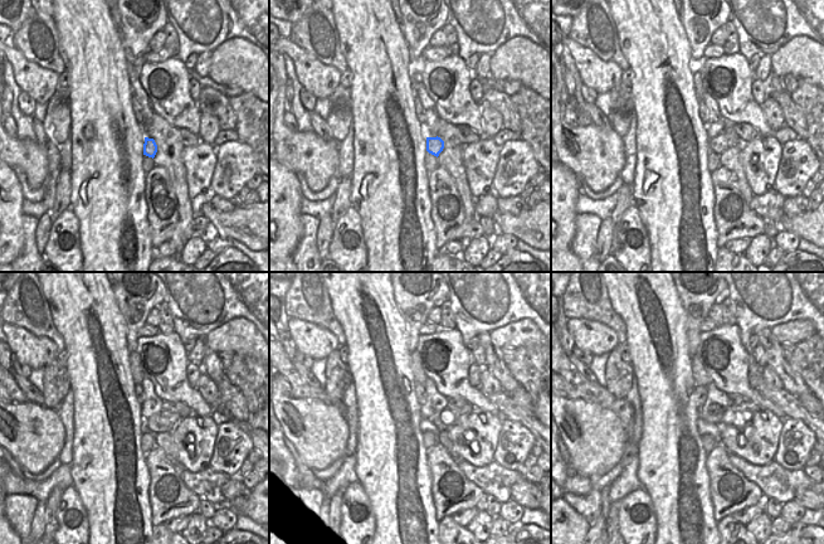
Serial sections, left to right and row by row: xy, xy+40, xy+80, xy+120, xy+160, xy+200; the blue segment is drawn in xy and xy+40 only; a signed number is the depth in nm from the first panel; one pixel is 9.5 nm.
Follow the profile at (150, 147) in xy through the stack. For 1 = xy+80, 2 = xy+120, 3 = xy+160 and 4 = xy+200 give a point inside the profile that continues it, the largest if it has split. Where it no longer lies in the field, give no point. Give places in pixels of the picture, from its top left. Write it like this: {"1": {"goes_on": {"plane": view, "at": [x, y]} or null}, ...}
{"1": {"goes_on": {"plane": "xy+80", "at": [727, 139]}}, "2": {"goes_on": {"plane": "xy+120", "at": [164, 421]}}, "3": {"goes_on": {"plane": "xy+160", "at": [447, 419]}}, "4": {"goes_on": {"plane": "xy+200", "at": [737, 416]}}}

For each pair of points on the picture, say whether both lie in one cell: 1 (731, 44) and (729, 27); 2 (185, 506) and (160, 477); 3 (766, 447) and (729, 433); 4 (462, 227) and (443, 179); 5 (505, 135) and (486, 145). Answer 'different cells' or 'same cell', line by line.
1: same cell
2: same cell
3: same cell
4: same cell
5: different cells

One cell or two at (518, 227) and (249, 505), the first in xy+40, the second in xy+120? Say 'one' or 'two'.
one

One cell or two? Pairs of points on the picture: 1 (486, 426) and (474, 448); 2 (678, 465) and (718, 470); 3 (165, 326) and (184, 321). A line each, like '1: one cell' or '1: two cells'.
1: one cell
2: two cells
3: two cells

